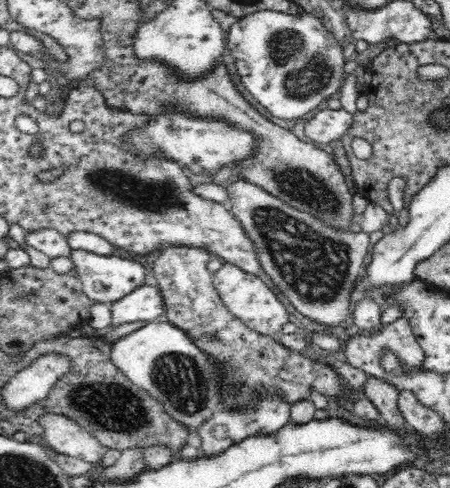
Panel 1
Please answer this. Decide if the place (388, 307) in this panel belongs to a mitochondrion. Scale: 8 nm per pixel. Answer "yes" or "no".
no

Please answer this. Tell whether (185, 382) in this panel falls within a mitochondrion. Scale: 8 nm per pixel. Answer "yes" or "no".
yes

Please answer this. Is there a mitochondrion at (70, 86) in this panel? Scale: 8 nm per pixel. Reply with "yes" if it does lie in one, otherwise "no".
no

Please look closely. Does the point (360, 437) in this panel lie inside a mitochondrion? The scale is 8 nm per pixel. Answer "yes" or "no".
no

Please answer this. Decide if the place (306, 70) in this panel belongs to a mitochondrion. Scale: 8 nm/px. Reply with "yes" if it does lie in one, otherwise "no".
yes

